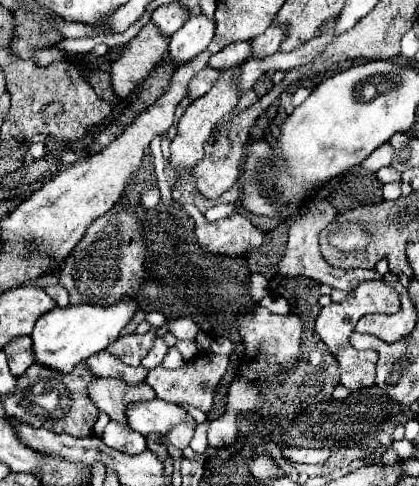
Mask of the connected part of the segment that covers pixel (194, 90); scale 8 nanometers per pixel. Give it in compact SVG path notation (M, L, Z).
M205 67L203 71L199 71L199 75L195 75L195 77L191 79L191 83L189 83L187 97L189 97L189 99L197 99L197 97L201 97L203 93L207 93L207 91L213 87L213 83L217 81L219 75L221 75L221 71L213 71L213 69L209 69L209 67Z

